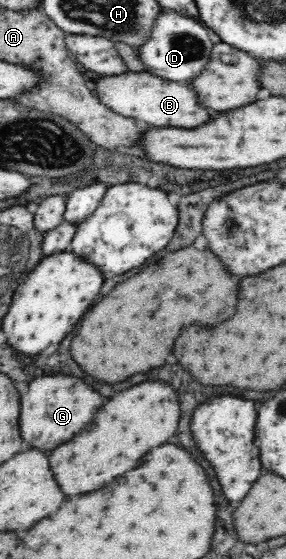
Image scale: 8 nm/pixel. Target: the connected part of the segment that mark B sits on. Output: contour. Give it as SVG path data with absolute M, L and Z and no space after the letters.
M144 71L106 75L94 82L94 87L98 99L108 109L124 117L142 119L144 123L154 127L198 127L214 113L198 103L196 92L188 83L162 79Z

